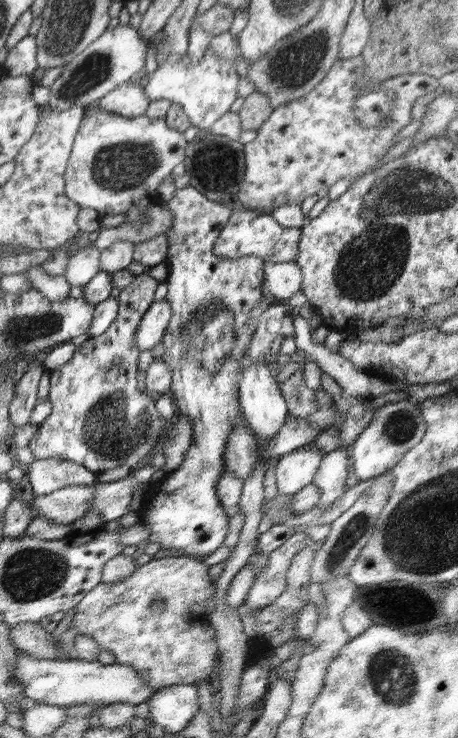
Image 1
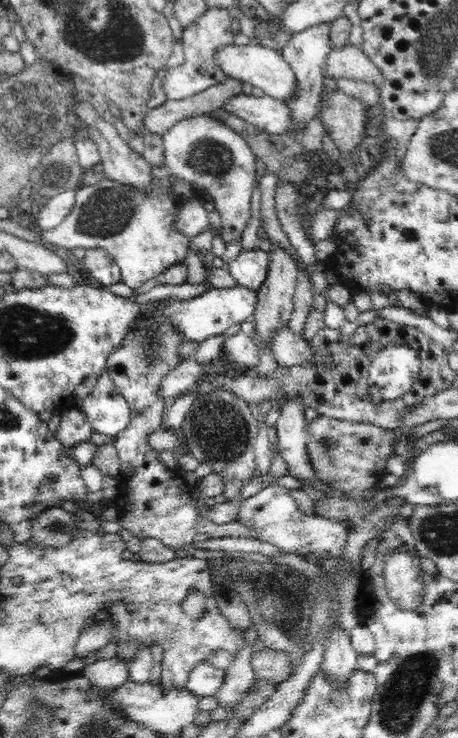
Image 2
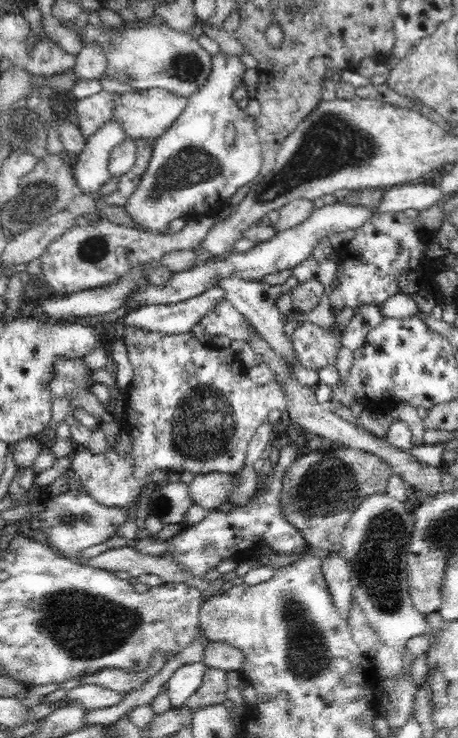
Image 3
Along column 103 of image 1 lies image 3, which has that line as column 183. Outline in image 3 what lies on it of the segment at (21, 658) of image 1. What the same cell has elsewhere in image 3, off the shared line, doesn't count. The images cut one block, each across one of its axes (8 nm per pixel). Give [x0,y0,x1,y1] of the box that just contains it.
[164,662,207,708]

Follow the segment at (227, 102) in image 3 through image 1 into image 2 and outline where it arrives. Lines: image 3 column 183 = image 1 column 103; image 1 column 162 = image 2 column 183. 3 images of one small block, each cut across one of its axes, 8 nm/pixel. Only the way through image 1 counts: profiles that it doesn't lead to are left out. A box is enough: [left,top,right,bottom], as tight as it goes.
[39,116,256,293]

